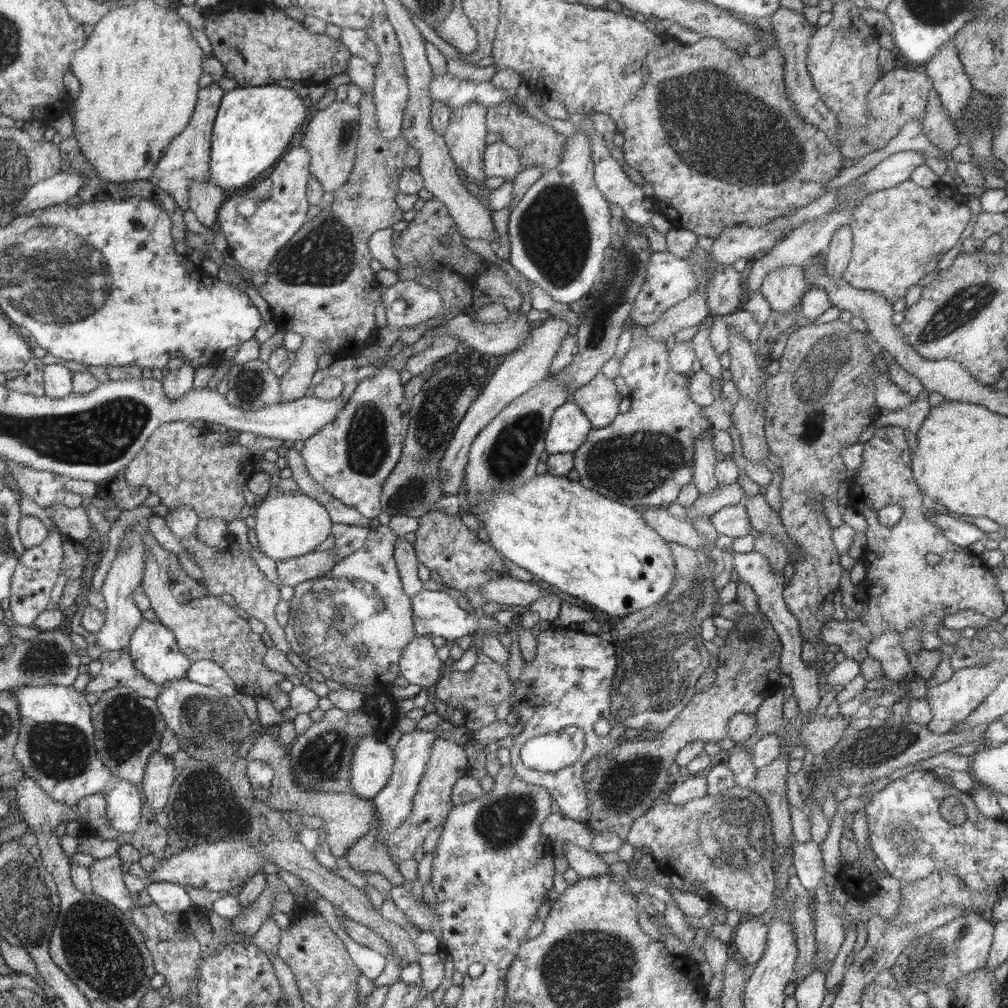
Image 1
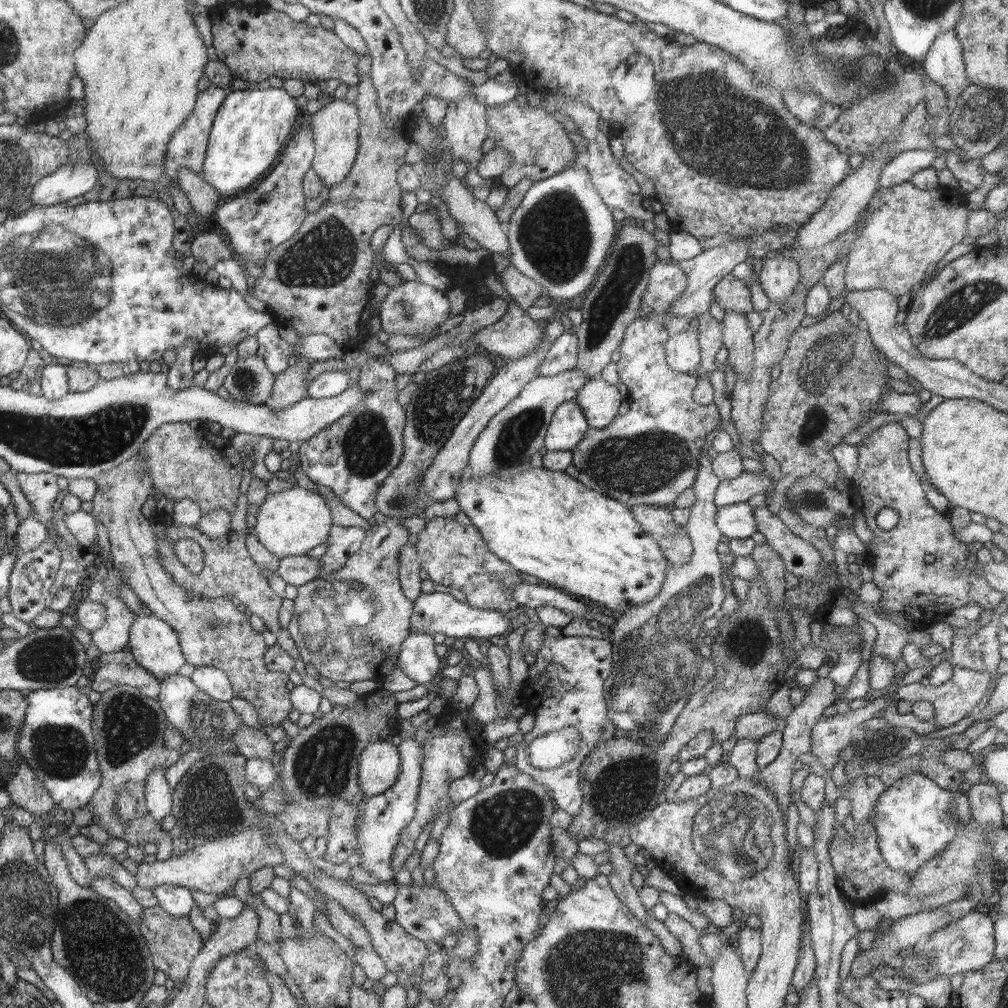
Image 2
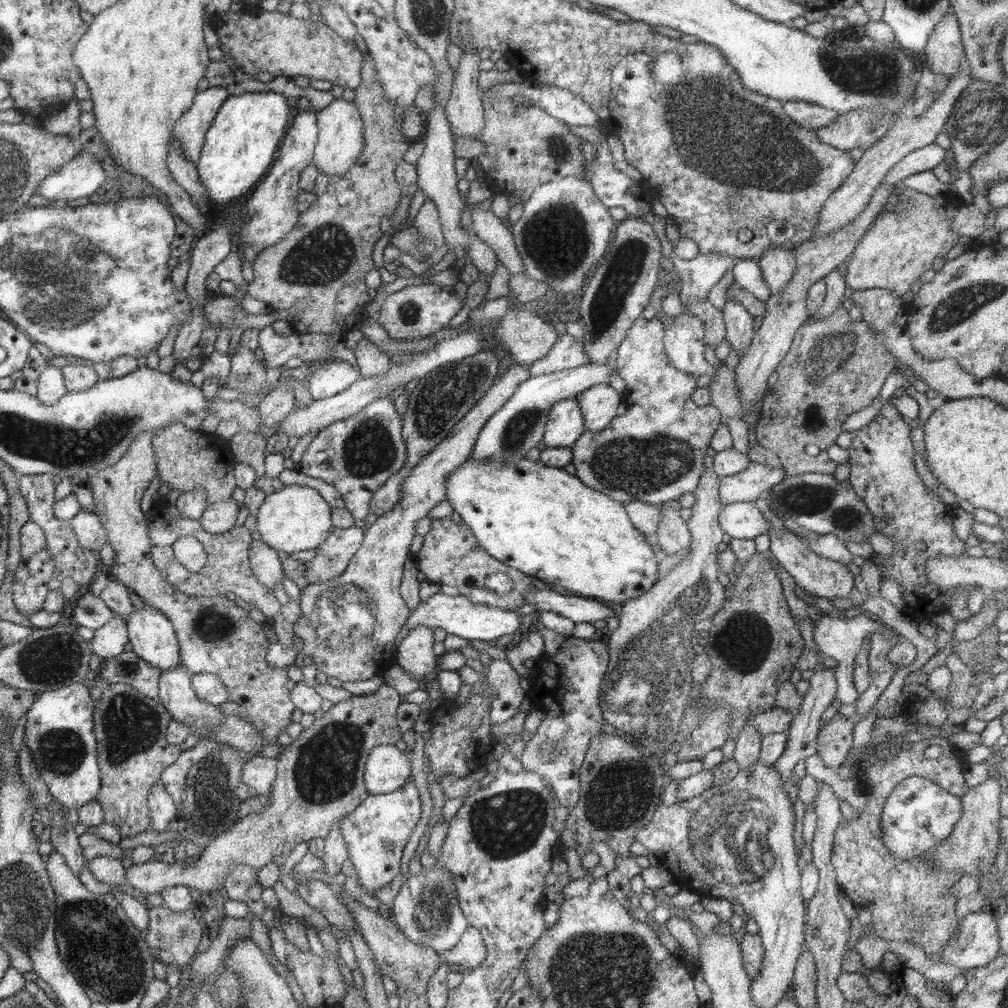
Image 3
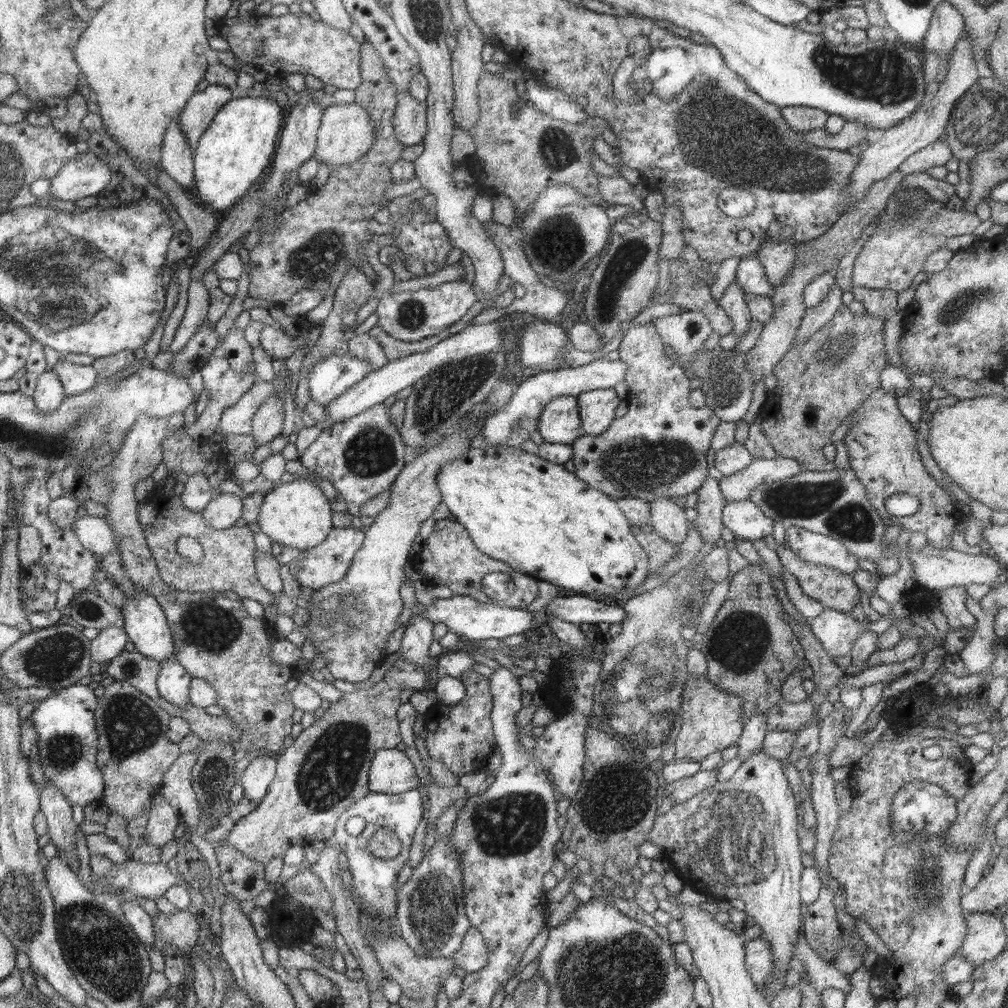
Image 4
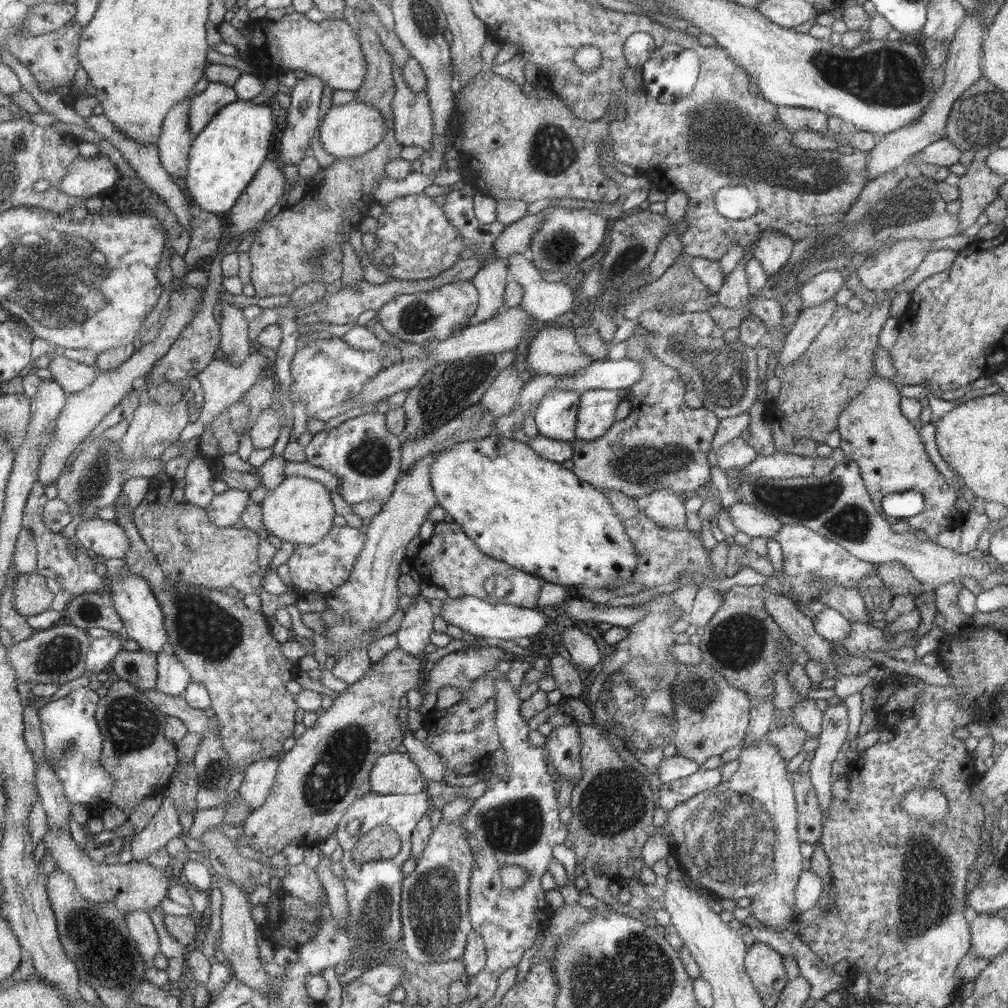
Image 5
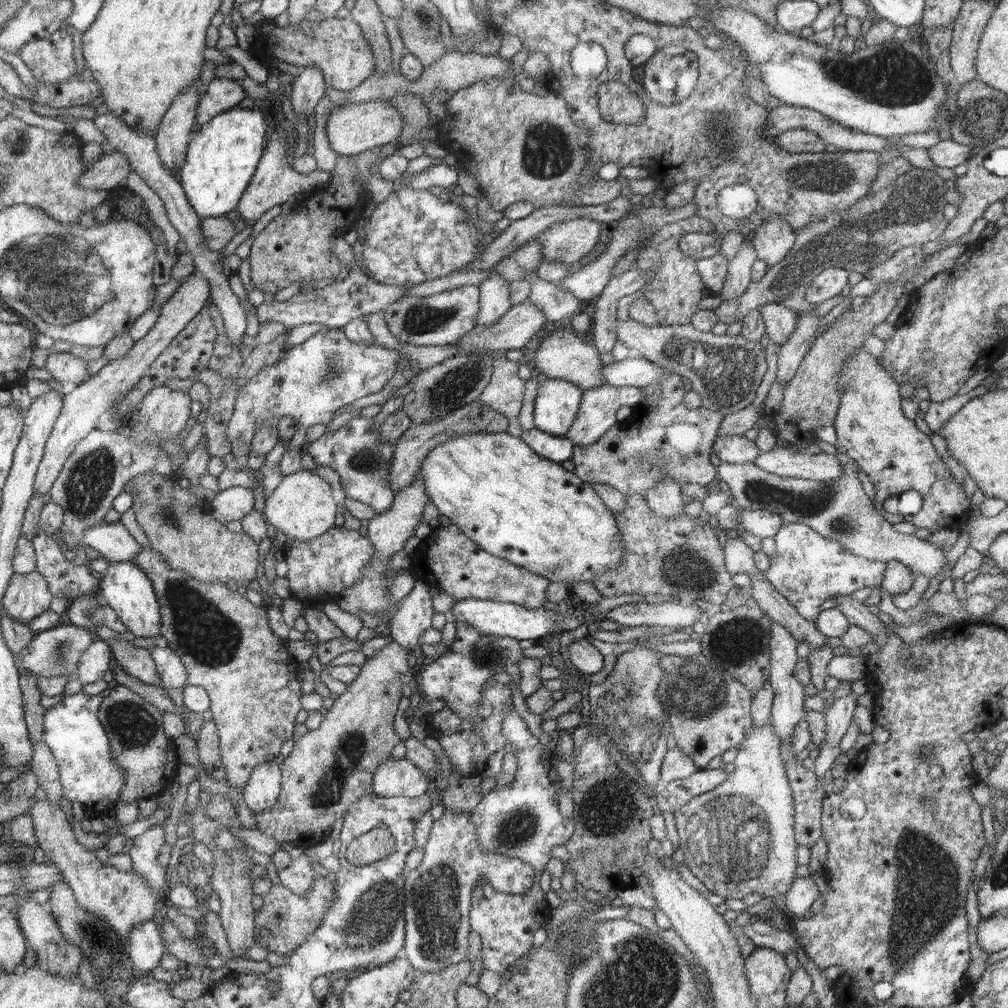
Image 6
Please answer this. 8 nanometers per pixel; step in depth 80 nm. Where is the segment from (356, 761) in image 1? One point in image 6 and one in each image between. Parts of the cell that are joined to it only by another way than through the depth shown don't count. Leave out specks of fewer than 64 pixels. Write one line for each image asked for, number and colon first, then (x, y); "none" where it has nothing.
2: (380, 764)
3: (387, 769)
4: (391, 772)
5: (394, 773)
6: (393, 778)

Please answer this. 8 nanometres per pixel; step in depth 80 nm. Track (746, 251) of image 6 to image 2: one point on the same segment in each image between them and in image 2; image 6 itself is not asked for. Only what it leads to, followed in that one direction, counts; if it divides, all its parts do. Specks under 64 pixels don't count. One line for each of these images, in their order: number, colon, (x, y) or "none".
2: (737, 337)
3: (738, 321)
4: (733, 303)
5: (734, 293)

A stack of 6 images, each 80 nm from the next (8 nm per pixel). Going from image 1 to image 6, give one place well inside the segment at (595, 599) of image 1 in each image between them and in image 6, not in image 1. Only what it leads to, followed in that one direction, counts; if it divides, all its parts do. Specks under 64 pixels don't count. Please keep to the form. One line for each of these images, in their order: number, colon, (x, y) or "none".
2: (545, 523)
3: (539, 519)
4: (536, 516)
5: (532, 513)
6: (515, 504)

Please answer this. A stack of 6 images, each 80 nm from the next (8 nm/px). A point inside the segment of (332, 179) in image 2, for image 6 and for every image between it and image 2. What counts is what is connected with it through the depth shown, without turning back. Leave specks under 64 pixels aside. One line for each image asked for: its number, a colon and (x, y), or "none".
3: (339, 142)
4: (346, 134)
5: (349, 131)
6: (353, 129)

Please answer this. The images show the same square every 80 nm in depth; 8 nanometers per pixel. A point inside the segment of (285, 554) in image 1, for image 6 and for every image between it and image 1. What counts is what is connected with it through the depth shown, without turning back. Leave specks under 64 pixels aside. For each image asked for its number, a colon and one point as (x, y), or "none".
2: (289, 523)
3: (296, 518)
4: (297, 514)
5: (299, 510)
6: (302, 507)

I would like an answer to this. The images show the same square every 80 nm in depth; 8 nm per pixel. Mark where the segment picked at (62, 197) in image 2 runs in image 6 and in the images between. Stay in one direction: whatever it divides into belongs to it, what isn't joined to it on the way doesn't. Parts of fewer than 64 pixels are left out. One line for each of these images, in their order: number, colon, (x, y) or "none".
3: (81, 177)
4: (86, 176)
5: (88, 176)
6: (112, 170)

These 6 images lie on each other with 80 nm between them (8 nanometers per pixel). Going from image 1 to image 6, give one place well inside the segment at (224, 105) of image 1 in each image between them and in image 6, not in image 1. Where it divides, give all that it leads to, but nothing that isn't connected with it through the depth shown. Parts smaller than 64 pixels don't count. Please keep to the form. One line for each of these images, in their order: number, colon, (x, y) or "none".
2: (253, 124)
3: (240, 146)
4: (235, 150)
5: (223, 159)
6: (224, 154)

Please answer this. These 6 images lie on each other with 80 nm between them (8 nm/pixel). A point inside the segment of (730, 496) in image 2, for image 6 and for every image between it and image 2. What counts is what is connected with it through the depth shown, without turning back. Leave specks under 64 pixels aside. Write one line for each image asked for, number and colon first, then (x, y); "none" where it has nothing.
3: (750, 484)
4: (739, 486)
5: (777, 465)
6: (782, 461)

